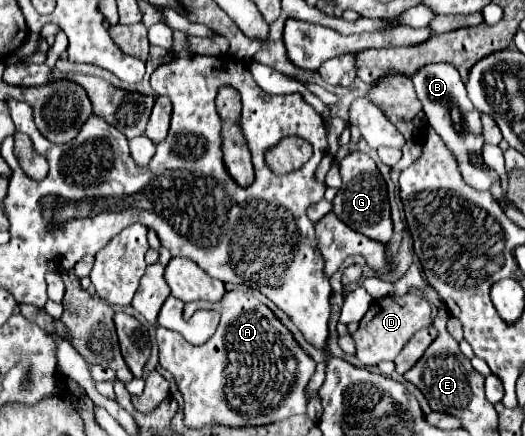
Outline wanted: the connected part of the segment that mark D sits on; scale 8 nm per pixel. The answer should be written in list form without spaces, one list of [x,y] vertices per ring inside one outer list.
[[[413,293],[407,295],[387,295],[371,303],[367,313],[361,319],[359,329],[353,333],[353,341],[357,345],[355,357],[363,365],[379,365],[385,359],[395,359],[401,349],[409,343],[409,339],[423,327],[431,325],[431,305],[427,299],[417,297]]]

